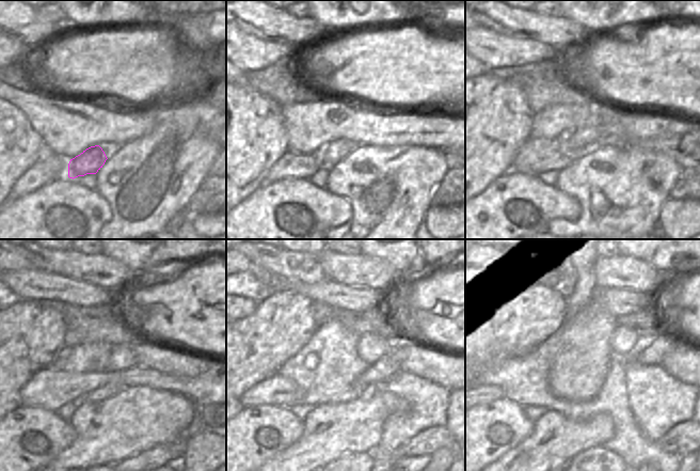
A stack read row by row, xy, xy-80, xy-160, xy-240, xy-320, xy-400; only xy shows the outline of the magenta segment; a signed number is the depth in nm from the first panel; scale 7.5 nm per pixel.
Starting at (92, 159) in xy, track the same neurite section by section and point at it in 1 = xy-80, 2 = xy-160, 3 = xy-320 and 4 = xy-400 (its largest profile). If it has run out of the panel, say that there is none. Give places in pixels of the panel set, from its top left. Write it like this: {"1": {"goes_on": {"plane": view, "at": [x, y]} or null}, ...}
{"1": {"goes_on": {"plane": "xy-80", "at": [330, 154]}}, "2": {"goes_on": {"plane": "xy-160", "at": [586, 136]}}, "3": {"goes_on": {"plane": "xy-320", "at": [370, 347]}}, "4": {"goes_on": {"plane": "xy-400", "at": [622, 339]}}}

